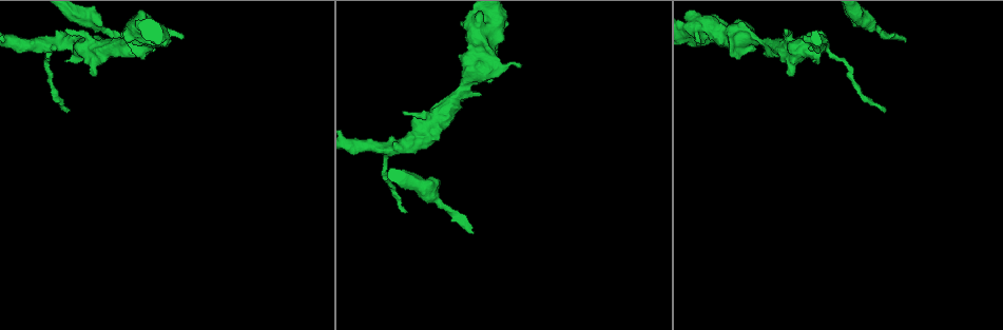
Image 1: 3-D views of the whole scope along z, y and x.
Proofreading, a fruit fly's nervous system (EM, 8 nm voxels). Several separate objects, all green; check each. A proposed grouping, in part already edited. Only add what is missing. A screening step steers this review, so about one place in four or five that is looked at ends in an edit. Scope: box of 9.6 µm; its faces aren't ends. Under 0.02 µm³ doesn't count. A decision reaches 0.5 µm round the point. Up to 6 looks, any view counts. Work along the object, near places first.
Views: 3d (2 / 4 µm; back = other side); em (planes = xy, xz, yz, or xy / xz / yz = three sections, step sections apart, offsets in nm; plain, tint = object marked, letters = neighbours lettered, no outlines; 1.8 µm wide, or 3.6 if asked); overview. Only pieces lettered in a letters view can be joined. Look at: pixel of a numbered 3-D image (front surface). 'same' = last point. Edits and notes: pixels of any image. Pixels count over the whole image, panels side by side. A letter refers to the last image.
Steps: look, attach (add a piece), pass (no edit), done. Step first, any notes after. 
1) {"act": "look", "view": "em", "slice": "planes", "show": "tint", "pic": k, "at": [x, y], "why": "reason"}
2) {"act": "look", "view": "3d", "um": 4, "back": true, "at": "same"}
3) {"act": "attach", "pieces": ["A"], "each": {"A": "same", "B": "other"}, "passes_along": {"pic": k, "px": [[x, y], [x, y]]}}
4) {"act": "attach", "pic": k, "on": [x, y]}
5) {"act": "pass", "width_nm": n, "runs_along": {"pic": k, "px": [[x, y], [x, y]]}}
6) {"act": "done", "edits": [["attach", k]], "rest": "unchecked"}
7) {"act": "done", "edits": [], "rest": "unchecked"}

{"act": "look", "view": "3d", "um": 2, "pic": 1, "at": [67, 31]}

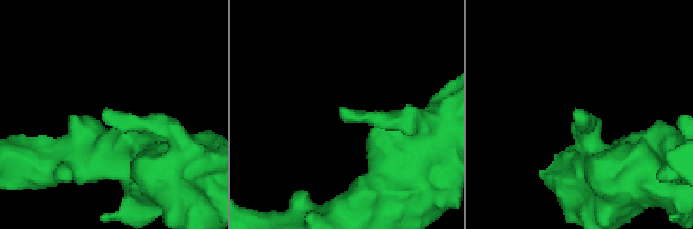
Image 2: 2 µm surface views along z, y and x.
{"act": "look", "view": "em", "slice": "planes", "show": "letters", "pic": 2, "at": [105, 110]}

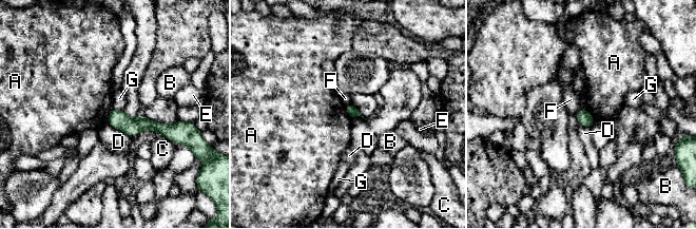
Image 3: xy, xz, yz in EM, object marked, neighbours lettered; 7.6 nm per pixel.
{"act": "pass", "each": {"A": "other", "B": "other", "C": "other", "D": "other", "E": "other", "F": "other", "G": "other"}, "runs_along": {"pic": 3, "px": [[110, 119], [152, 125], [171, 133]]}, "found": "no lettered piece goes on from it"}

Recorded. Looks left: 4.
{"act": "look", "view": "3d", "um": 2, "pic": 1, "at": [473, 232], "why": "thin end"}

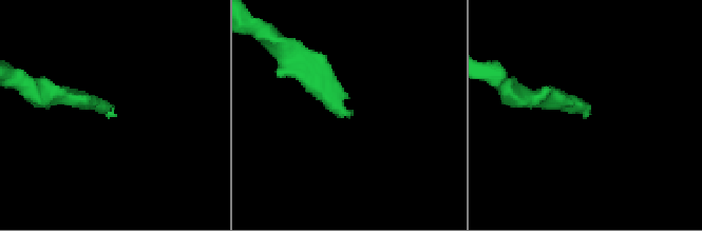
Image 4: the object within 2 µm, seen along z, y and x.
{"act": "look", "view": "em", "slice": "planes", "show": "letters", "pic": 4, "at": [583, 112], "why": "now the EM"}

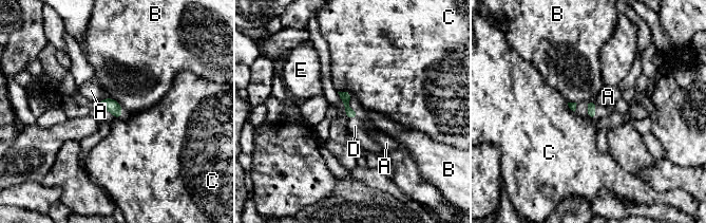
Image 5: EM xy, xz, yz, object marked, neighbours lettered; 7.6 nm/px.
{"act": "attach", "pieces": ["D"], "longest_contact_nm": ["C", 130], "each": {"A": "other", "B": "other", "C": "other", "D": "same", "E": "other"}, "passes_along": {"pic": 5, "px": [[590, 105], [595, 111], [602, 111]]}, "found": "it goes on there"}

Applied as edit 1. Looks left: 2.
{"act": "done", "edits": [["attach", 5]], "rest": "unchecked"}

